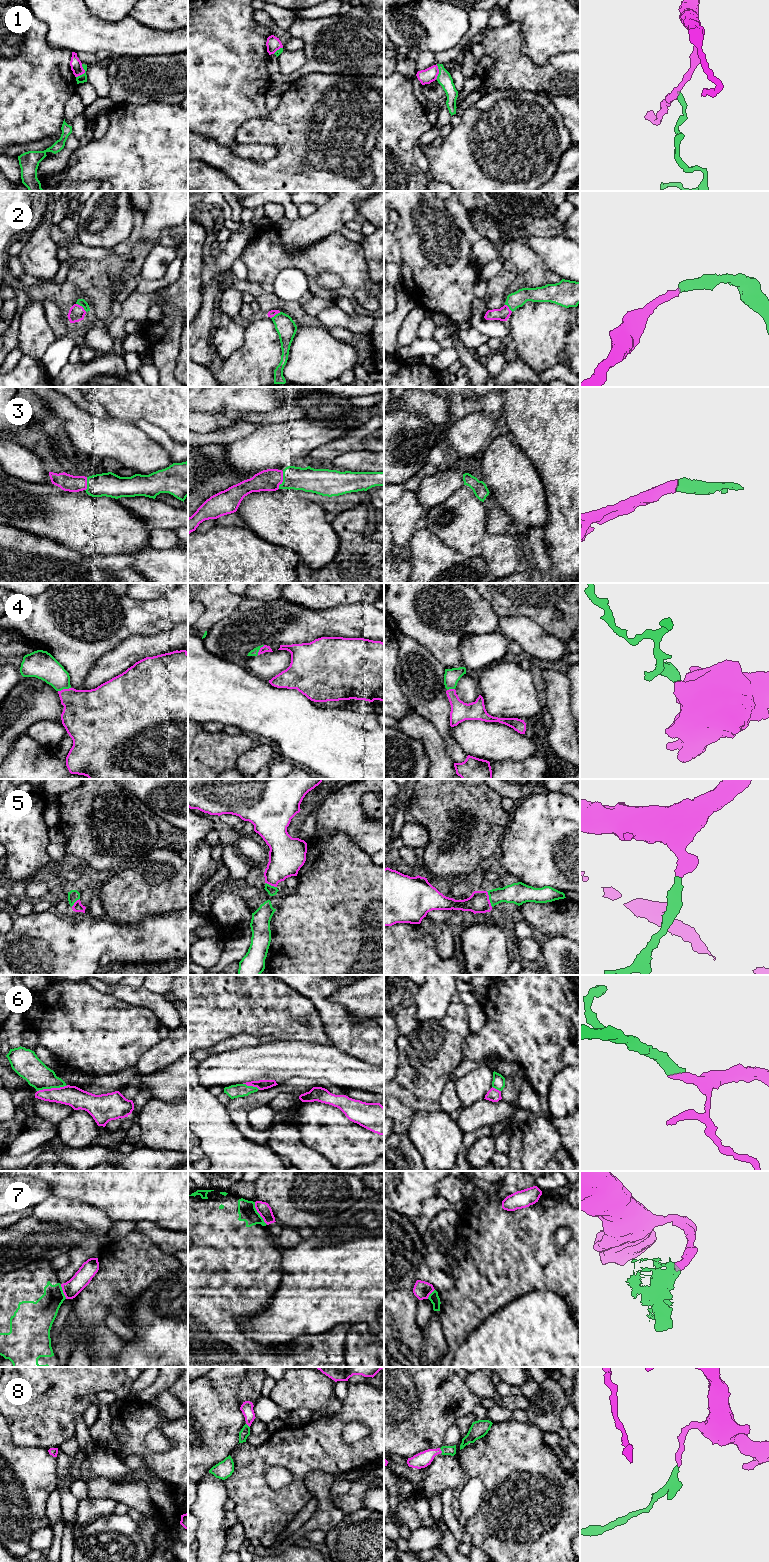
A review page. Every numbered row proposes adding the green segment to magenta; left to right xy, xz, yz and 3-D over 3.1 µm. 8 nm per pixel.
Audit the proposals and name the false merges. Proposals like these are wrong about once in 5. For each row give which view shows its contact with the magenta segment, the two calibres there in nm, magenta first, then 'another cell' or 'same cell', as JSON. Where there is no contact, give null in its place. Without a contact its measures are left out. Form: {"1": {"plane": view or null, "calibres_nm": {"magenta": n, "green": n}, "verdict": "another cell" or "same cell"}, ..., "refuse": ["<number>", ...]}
{"1": {"plane": "xy", "calibres_nm": {"magenta": 100, "green": 70}, "verdict": "another cell"}, "2": {"plane": "xy", "calibres_nm": {"magenta": 130, "green": 60}, "verdict": "same cell"}, "3": {"plane": "xz", "calibres_nm": {"magenta": 180, "green": 200}, "verdict": "same cell"}, "4": {"plane": "xy", "calibres_nm": {"magenta": 360, "green": 220}, "verdict": "same cell"}, "5": {"plane": "yz", "calibres_nm": {"magenta": 170, "green": 180}, "verdict": "same cell"}, "6": {"plane": "xy", "calibres_nm": {"magenta": 160, "green": 200}, "verdict": "same cell"}, "7": {"plane": "xz", "calibres_nm": {"magenta": 110, "green": 150}, "verdict": "another cell"}, "8": {"plane": "yz", "calibres_nm": {"magenta": 130, "green": 80}, "verdict": "same cell"}, "refuse": ["1", "7"]}

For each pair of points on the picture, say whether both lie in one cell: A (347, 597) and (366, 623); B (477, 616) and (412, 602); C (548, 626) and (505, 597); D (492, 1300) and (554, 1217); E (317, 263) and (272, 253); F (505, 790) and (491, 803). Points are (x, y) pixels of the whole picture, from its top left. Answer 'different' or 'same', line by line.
A: different
B: same
C: same
D: same
E: same
F: different

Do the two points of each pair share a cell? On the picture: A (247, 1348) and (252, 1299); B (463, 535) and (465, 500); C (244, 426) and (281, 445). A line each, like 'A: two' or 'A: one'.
A: one
B: one
C: two

